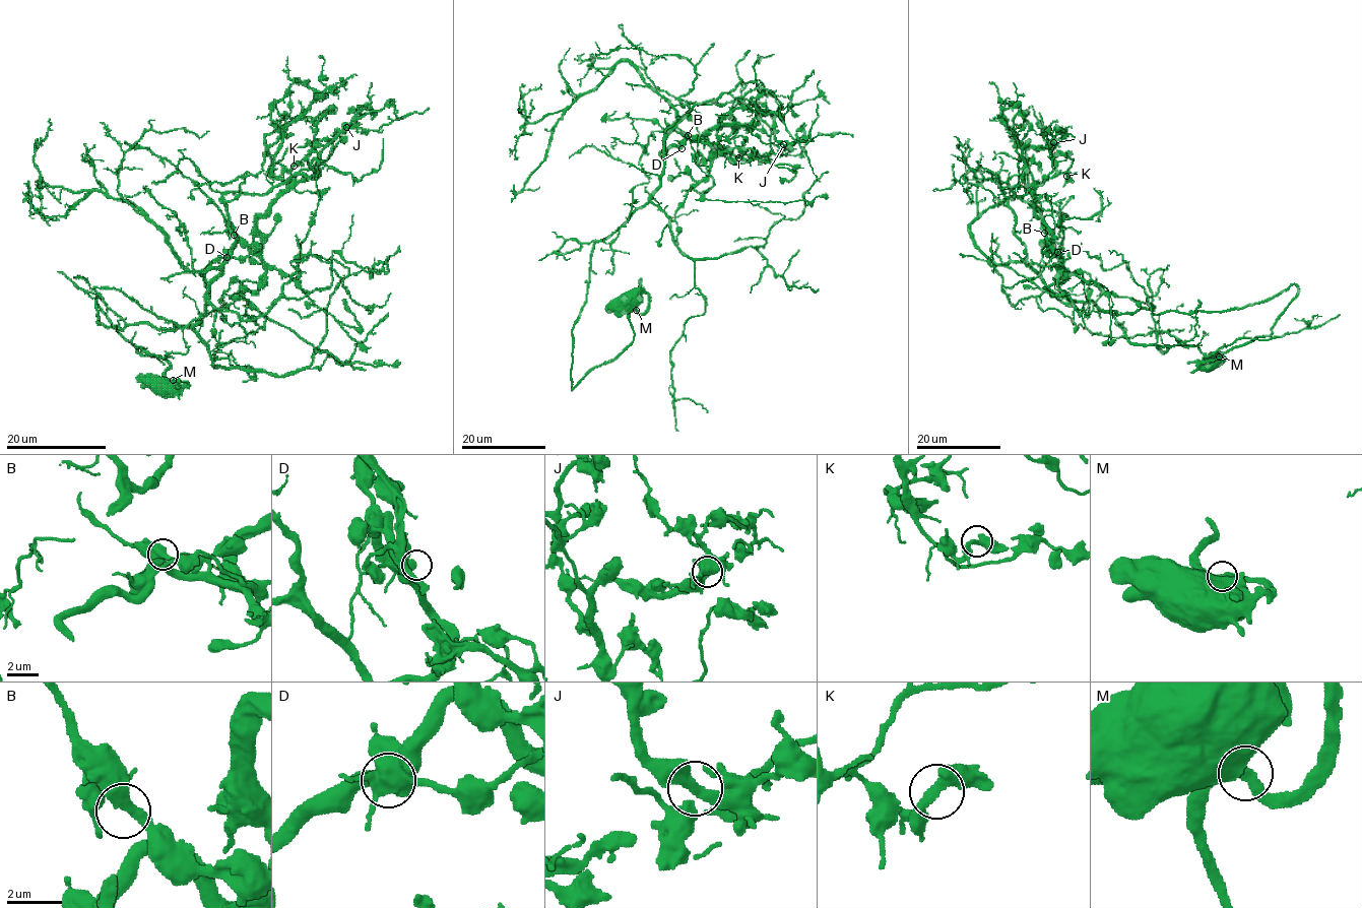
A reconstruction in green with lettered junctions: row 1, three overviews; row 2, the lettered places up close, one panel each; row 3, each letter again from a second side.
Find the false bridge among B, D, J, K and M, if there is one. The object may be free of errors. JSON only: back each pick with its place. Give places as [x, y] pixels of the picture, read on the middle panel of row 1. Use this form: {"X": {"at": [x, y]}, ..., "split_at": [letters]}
{"split_at": []}

